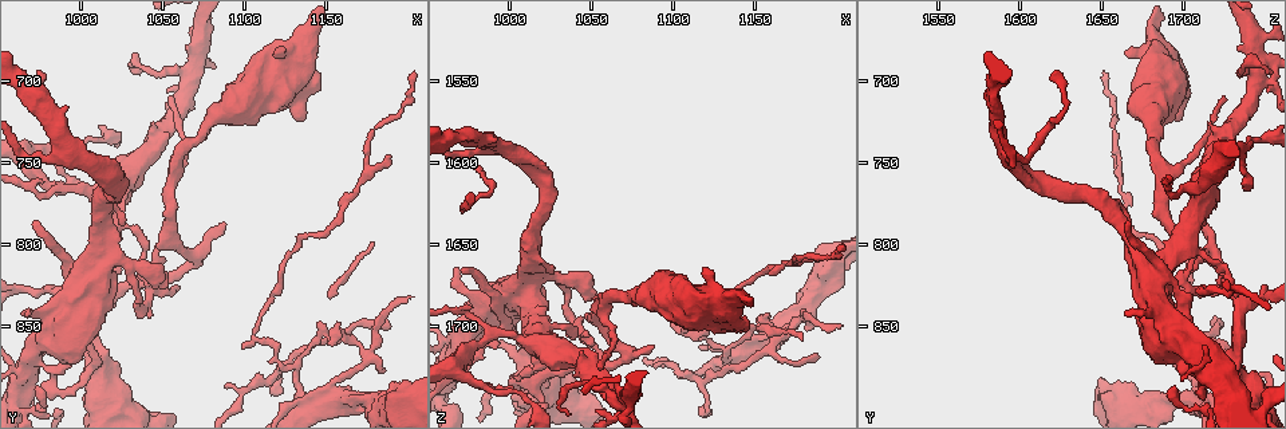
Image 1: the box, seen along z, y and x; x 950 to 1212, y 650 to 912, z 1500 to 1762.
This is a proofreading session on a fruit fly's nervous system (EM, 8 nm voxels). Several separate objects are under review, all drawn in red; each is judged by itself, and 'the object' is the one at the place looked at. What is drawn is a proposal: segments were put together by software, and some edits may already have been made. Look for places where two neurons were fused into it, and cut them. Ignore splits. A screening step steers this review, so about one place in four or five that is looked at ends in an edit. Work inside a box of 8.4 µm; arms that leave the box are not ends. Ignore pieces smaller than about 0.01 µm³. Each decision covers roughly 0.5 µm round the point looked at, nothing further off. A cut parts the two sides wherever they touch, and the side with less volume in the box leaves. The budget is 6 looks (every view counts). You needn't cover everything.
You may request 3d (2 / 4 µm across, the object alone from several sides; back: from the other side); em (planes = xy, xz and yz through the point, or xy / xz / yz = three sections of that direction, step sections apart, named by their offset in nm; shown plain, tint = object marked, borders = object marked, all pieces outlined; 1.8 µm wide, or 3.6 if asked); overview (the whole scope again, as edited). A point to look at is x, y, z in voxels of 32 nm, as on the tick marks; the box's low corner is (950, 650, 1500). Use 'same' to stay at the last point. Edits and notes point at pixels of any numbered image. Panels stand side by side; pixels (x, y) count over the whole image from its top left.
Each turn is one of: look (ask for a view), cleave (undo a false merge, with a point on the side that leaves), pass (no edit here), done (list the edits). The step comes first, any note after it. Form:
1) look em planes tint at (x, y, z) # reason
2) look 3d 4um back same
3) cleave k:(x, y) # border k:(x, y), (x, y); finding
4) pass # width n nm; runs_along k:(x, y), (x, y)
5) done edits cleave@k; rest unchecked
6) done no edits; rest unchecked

look 3d 4um back at (1138, 898, 1720) # arms run side by side

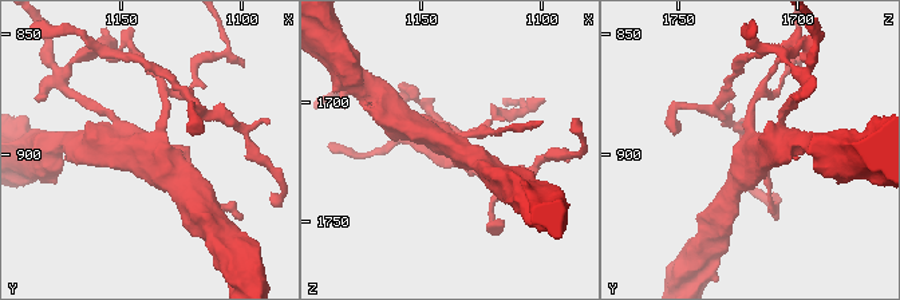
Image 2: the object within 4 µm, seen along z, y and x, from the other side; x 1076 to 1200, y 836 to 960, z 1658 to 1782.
look em planes tint at (1137, 897, 1718) # arms 4

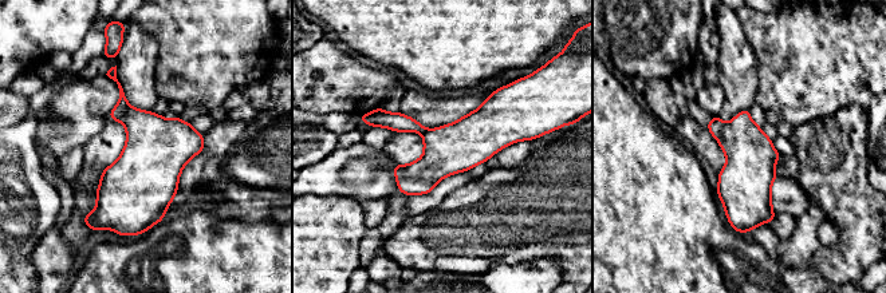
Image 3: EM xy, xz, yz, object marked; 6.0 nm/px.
cleave 3:(715, 126) # width 300 nm; border 3:(724, 123), (721, 135), (717, 139); a second neuron is stuck on

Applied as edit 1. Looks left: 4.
look overview # see it whole again

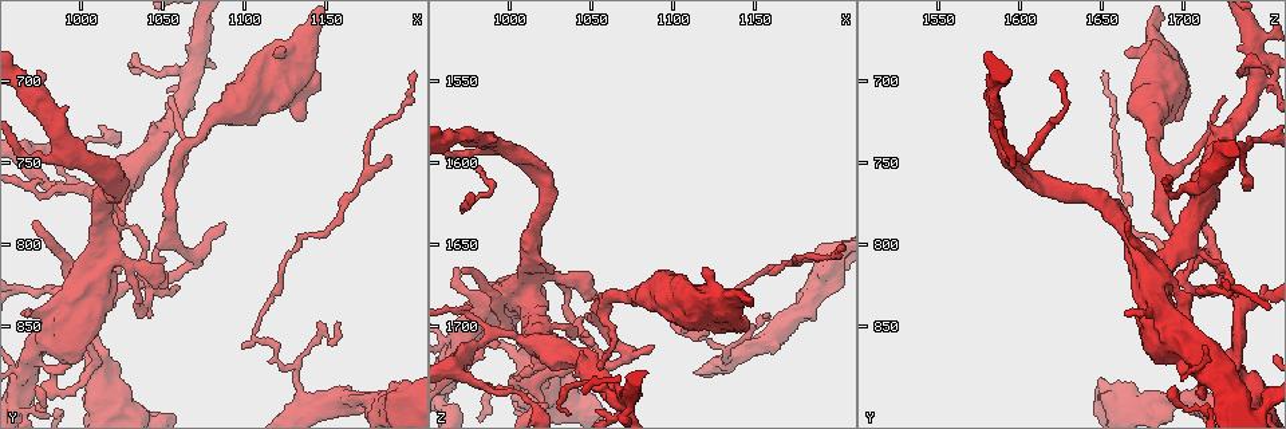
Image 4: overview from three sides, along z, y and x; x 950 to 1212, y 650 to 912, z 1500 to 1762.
look 3d 2um at (1066, 696, 1744) # a narrow waist

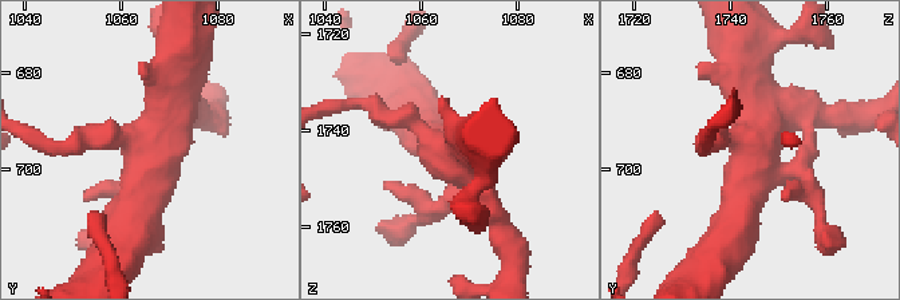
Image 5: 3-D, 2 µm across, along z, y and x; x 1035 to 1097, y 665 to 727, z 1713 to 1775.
look em yz step 8 tint at (1066, 696, 1745)

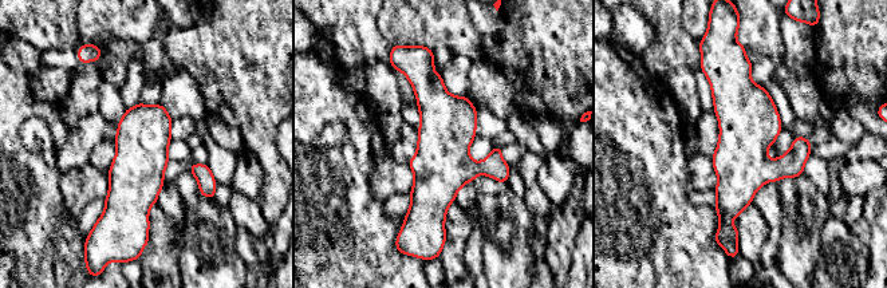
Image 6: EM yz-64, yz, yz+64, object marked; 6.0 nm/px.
look em planes tint same

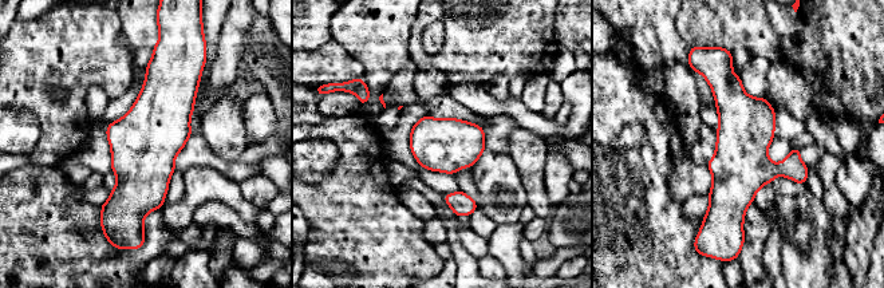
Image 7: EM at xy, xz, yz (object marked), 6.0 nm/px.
pass # runs_along 7:(727, 66), (735, 225); one neuron here

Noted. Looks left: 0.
done edits cleave@3; rest unchecked

